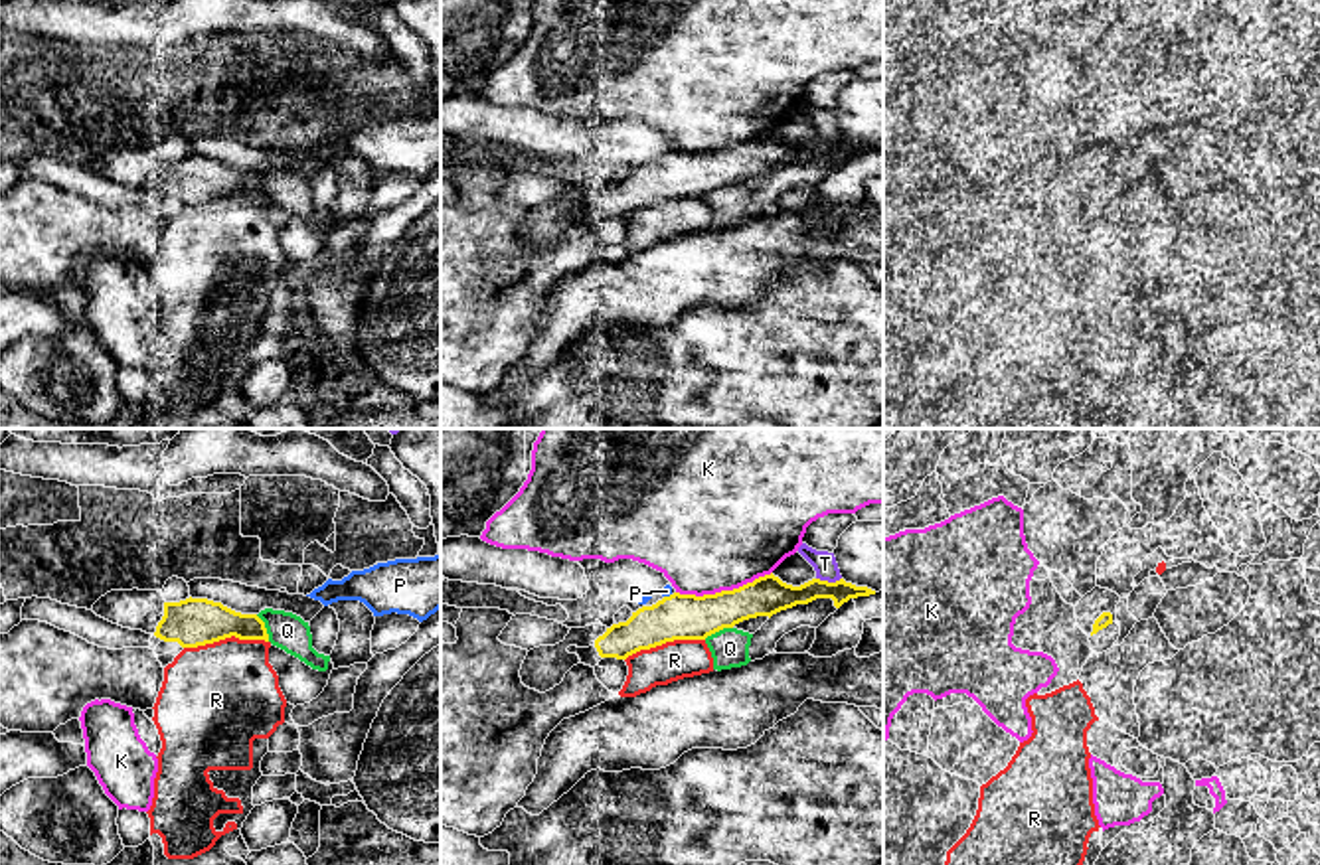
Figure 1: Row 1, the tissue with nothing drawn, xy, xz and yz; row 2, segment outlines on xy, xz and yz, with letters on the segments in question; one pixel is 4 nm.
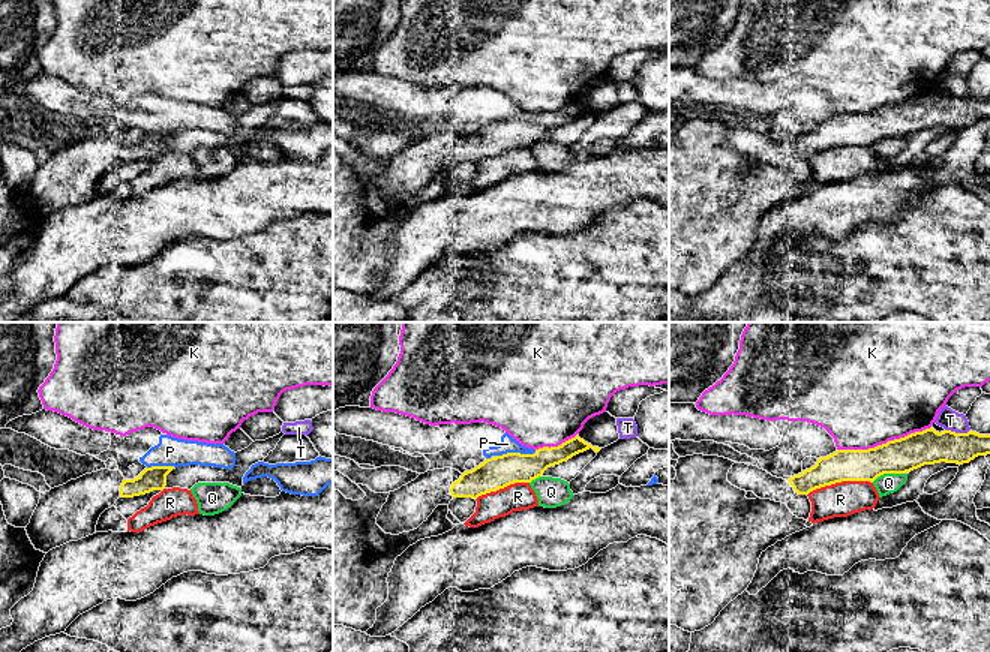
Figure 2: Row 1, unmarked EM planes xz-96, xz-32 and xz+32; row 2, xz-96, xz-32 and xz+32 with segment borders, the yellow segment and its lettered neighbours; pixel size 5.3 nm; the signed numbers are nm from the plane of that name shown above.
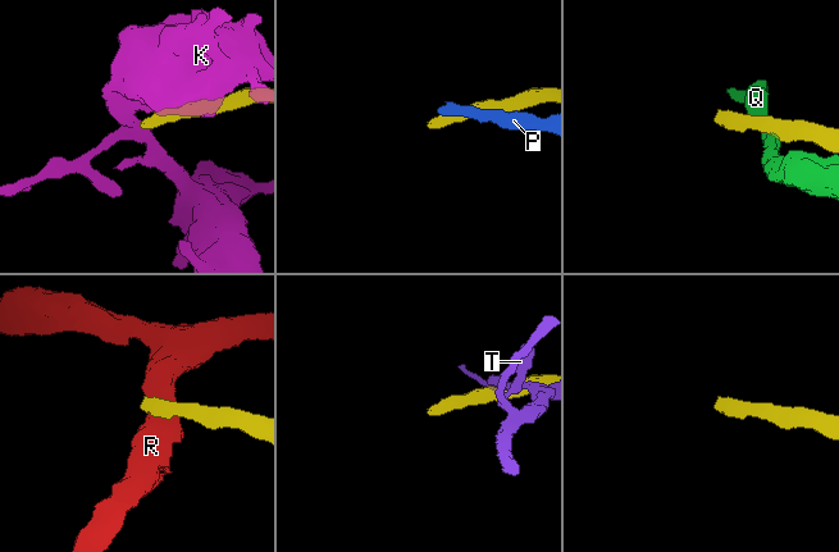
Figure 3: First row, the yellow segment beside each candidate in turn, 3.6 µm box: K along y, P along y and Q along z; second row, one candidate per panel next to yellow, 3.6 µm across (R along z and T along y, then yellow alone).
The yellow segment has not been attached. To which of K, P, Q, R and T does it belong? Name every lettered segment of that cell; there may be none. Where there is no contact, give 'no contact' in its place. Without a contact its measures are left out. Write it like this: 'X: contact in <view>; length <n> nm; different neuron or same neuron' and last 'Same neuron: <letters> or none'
K: contact in xz; length 400 nm; different neuron
P: contact in xz; length 40 nm; different neuron
Q: contact in xz; length 130 nm; different neuron
R: contact in xy; length 340 nm; different neuron
T: contact in xz; length 100 nm; different neuron
Same neuron: none

